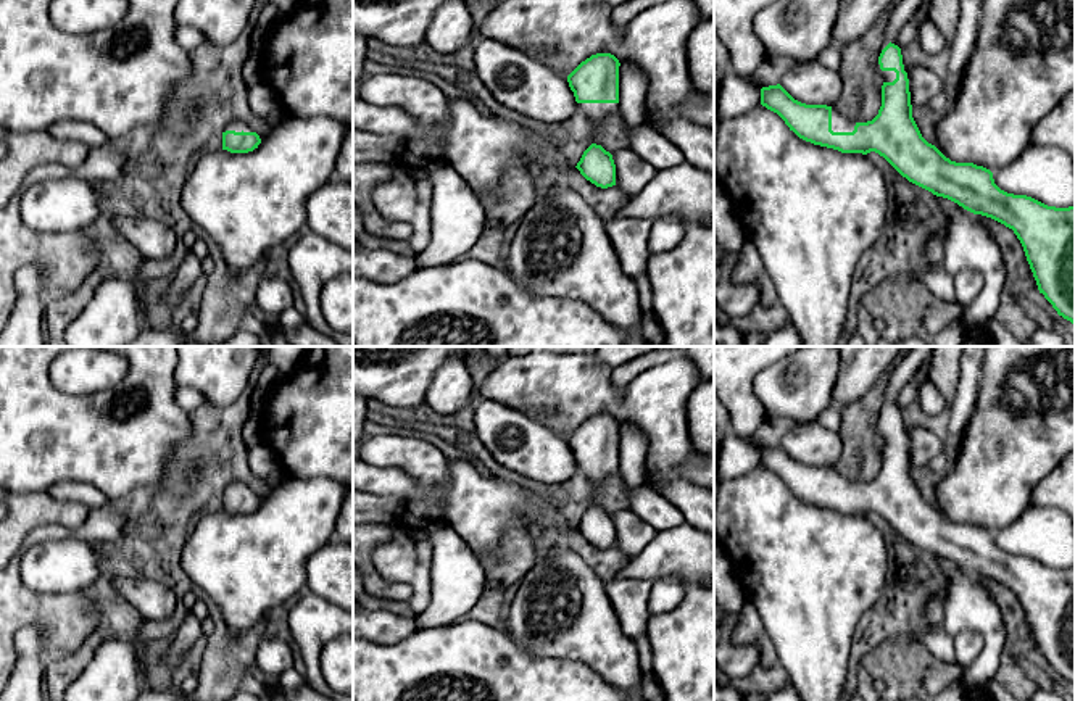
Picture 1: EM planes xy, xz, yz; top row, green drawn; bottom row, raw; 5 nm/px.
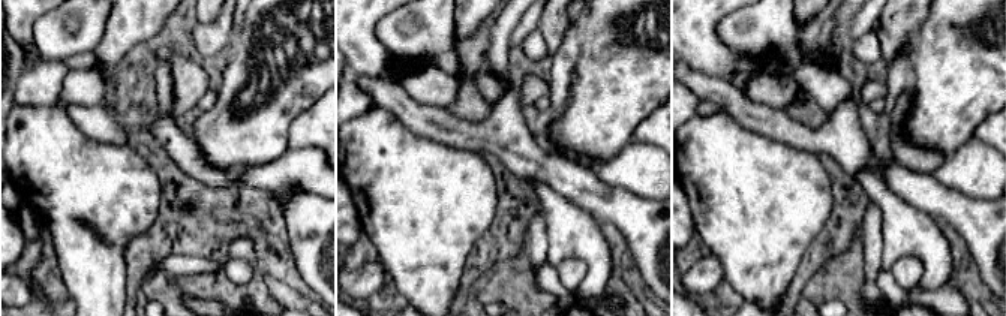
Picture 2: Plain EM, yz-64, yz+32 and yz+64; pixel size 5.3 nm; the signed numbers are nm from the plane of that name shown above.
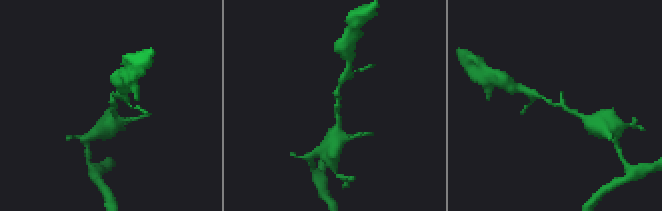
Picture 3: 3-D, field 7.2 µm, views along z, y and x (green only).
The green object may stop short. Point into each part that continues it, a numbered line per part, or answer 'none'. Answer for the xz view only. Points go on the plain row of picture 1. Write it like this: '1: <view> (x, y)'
1: xz (597, 474)

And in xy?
1: xy (237, 487)

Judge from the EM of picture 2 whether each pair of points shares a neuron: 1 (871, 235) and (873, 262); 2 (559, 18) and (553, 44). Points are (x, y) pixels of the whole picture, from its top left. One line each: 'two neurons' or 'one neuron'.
1: one neuron
2: one neuron

